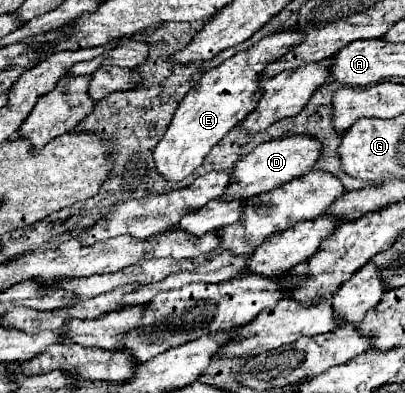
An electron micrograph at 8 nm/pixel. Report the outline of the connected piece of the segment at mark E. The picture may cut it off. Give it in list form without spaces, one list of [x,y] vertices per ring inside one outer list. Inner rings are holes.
[[[297,30],[275,32],[259,44],[253,44],[249,50],[239,52],[221,66],[203,74],[203,78],[181,100],[165,136],[153,150],[155,168],[165,182],[181,182],[191,176],[197,166],[201,166],[209,150],[253,110],[255,100],[261,94],[259,78],[265,66],[281,58],[289,48],[297,46],[301,40],[303,34]]]

